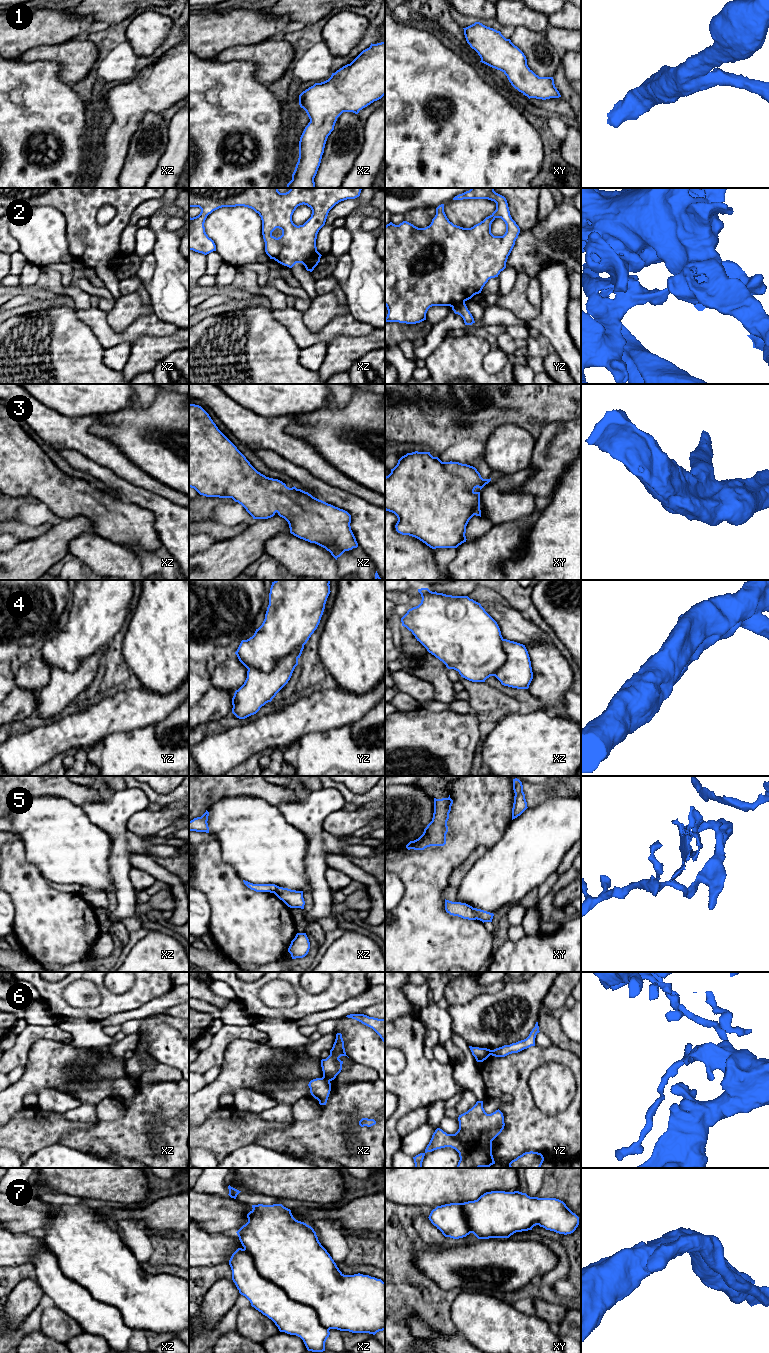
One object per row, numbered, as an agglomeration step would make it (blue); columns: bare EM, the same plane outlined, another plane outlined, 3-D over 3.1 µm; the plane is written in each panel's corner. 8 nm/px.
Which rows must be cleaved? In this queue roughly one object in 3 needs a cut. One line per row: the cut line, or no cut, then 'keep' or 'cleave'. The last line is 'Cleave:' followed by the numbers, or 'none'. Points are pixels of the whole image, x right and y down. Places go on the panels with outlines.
1: no cut | keep
2: xz (319, 258), (314, 258), (305, 267) | cleave
3: no cut | keep
4: no cut | keep
5: xy (472, 908), (477, 918) | cleave
6: xz (323, 1076), (329, 1081) | cleave
7: no cut | keep
Cleave: 2, 5, 6

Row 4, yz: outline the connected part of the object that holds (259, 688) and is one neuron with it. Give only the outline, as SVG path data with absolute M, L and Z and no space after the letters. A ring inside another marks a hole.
M275 580L269 593L269 605L262 625L254 635L242 640L235 654L248 669L244 684L235 691L232 698L232 713L239 719L256 714L262 706L271 702L276 694L288 683L298 665L304 645L317 629L330 594L330 580Z

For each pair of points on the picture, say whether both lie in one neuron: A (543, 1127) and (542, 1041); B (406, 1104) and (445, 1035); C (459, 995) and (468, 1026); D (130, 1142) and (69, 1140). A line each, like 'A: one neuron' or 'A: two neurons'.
A: two neurons
B: two neurons
C: two neurons
D: one neuron

